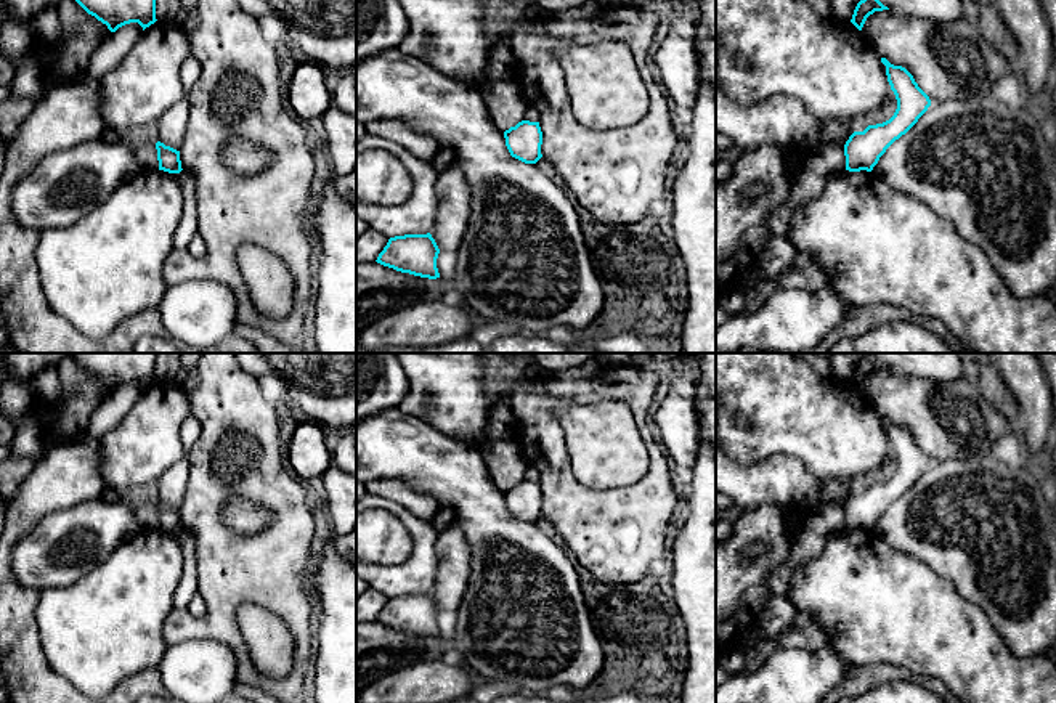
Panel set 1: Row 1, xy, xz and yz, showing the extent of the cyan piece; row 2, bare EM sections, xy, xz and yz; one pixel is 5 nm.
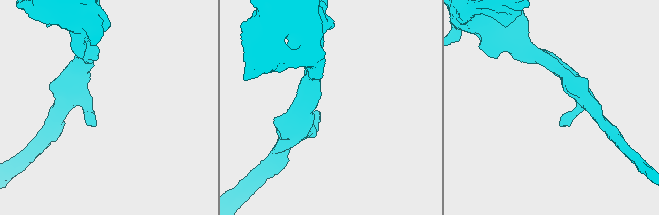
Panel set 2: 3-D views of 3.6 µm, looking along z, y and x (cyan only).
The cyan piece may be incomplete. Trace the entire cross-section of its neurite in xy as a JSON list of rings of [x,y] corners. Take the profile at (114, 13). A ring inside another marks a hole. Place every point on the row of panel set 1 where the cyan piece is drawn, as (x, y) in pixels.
[[[75,0],[88,14],[108,26],[111,32],[138,22],[143,30],[154,24],[156,0]]]

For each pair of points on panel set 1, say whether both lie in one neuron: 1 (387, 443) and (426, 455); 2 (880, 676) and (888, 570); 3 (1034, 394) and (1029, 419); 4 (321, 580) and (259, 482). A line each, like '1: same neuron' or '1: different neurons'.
1: same neuron
2: different neurons
3: same neuron
4: different neurons

